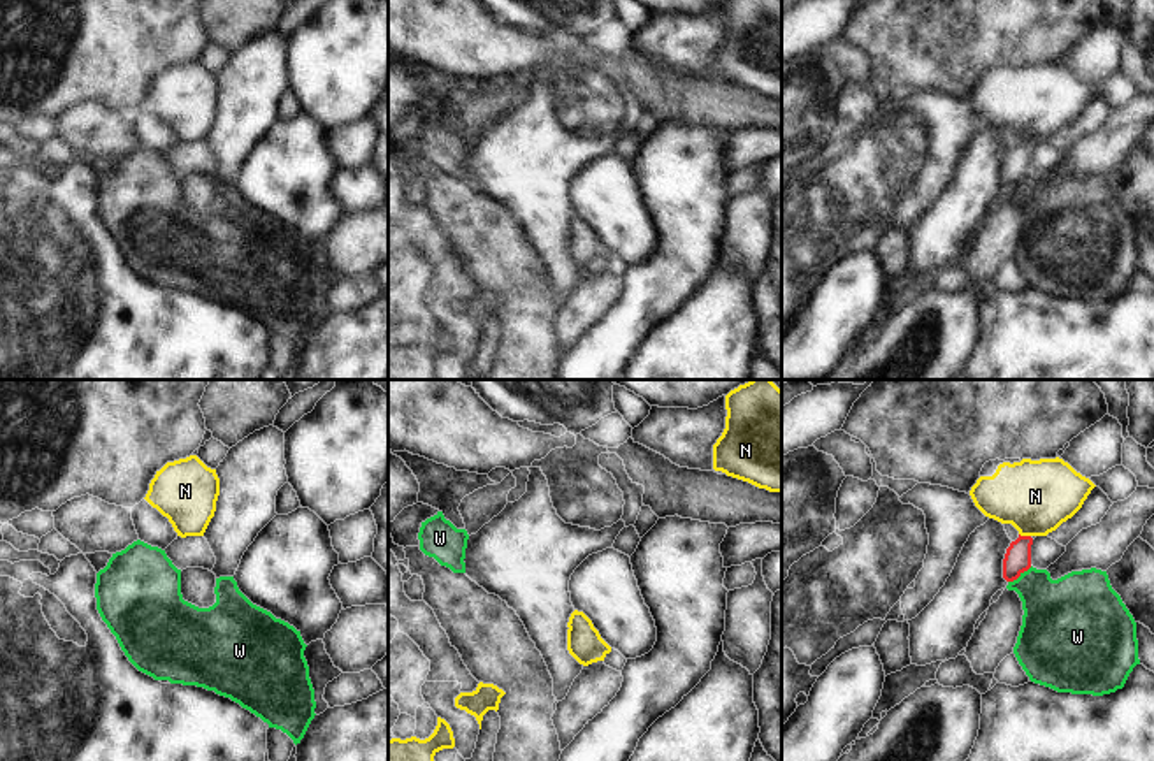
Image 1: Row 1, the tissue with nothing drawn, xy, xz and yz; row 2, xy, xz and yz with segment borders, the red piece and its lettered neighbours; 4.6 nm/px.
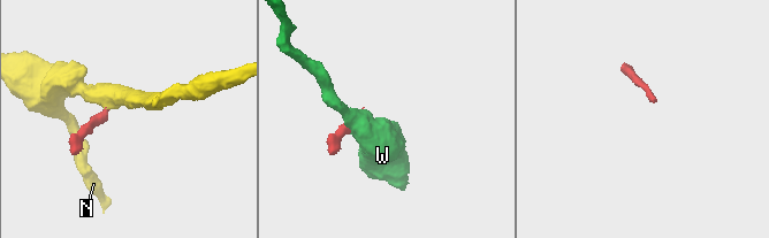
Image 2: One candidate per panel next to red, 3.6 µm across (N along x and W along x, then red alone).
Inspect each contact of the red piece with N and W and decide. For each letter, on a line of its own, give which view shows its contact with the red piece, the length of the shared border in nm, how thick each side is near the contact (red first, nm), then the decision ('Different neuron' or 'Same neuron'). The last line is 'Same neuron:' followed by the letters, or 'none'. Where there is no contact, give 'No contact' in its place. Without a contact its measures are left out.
N: Touches red in yz. Shared border 60 nm. Thickness 130 nm (red) against 340 nm. Same neuron
W: Touches red in yz. Shared border 130 nm. Thickness 130 nm (red) against 320 nm. Different neuron
Same neuron: N

